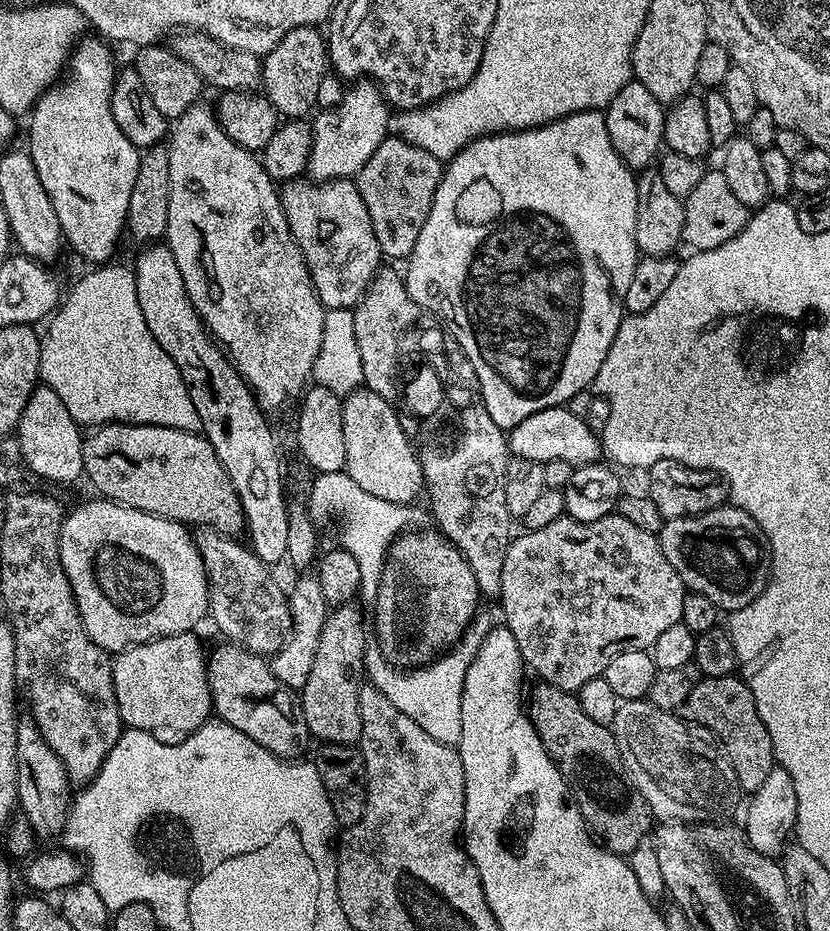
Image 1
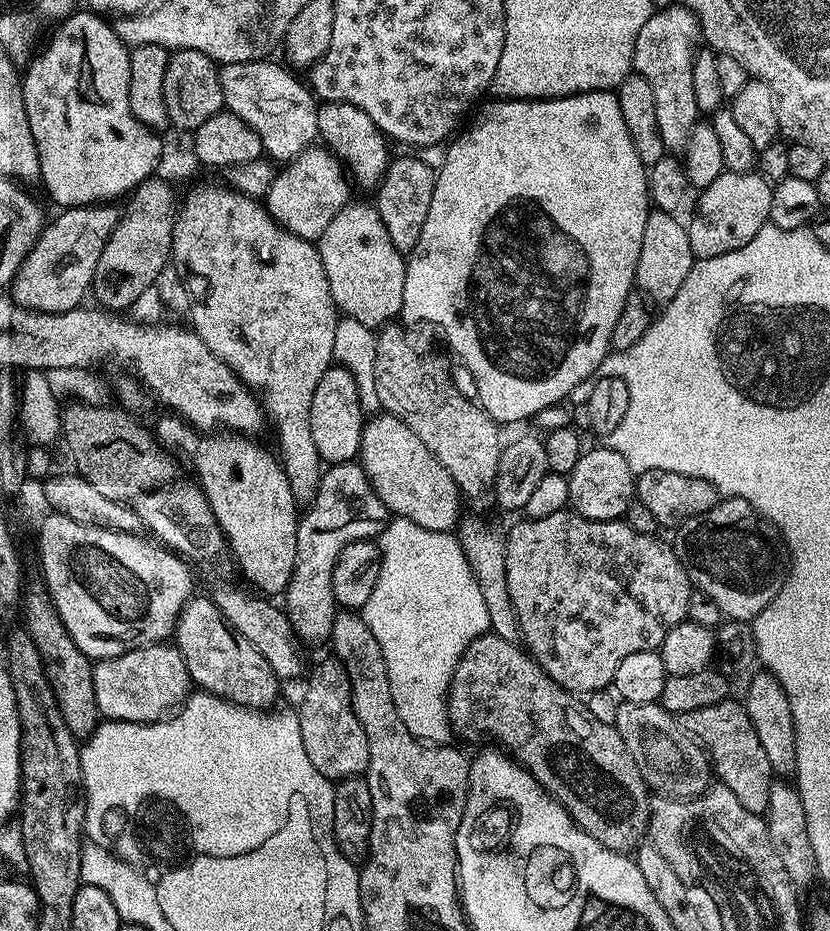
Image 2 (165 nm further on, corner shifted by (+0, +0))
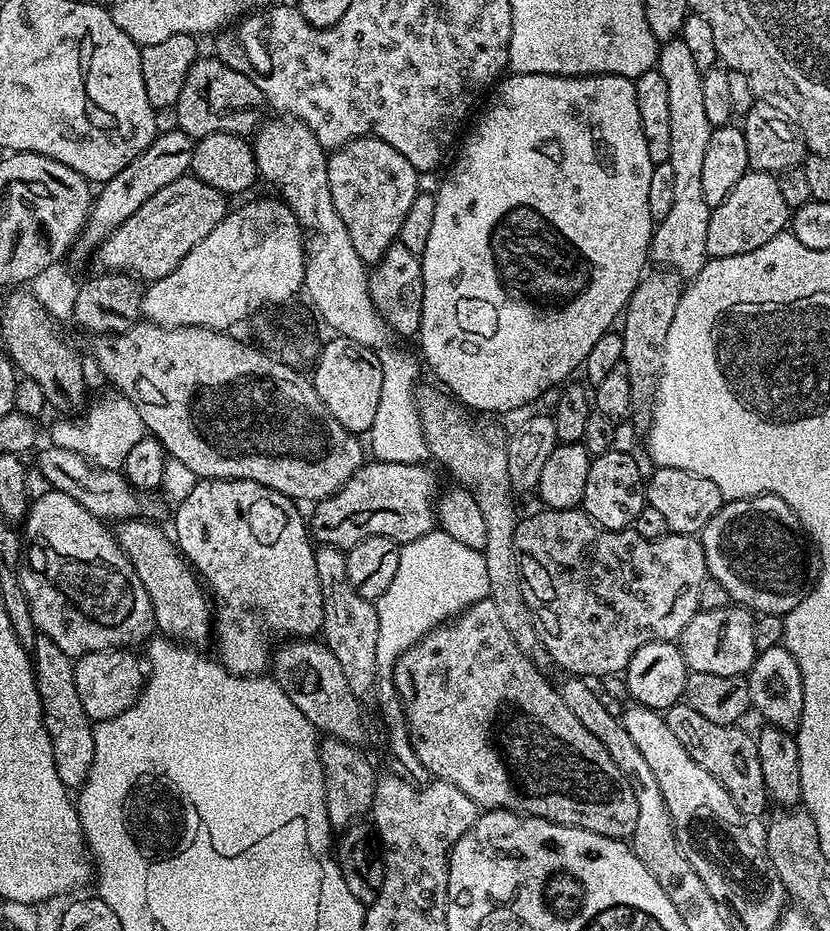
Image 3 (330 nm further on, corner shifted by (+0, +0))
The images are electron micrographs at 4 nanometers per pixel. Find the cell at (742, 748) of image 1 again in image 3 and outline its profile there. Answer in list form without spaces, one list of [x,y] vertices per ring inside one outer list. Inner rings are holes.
[[[686,702],[676,704],[663,713],[664,721],[670,726],[674,738],[686,746],[686,754],[706,770],[706,774],[714,774],[718,782],[734,798],[734,806],[742,810],[742,814],[763,817],[764,811],[770,808],[768,787],[762,778],[762,762],[758,754],[755,735],[750,731],[743,732],[743,727],[734,724],[710,722],[710,718],[702,718],[698,710],[694,710]]]

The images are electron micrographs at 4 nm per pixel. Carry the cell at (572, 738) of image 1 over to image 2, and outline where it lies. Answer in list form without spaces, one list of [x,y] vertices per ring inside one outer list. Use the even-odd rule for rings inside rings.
[[[485,634],[468,644],[467,650],[464,651],[464,655],[461,656],[458,666],[454,670],[452,681],[448,687],[448,718],[452,721],[453,729],[457,733],[476,731],[481,732],[484,736],[497,736],[501,744],[499,747],[512,760],[518,762],[521,768],[525,768],[544,787],[545,792],[549,796],[553,796],[571,814],[574,823],[586,834],[590,834],[590,838],[594,838],[602,846],[606,846],[615,852],[631,853],[645,839],[648,831],[650,789],[645,784],[642,774],[639,773],[639,768],[634,762],[634,755],[626,748],[626,743],[622,740],[622,736],[615,726],[606,722],[600,722],[594,718],[590,710],[581,701],[579,704],[576,700],[579,699],[573,693],[568,692],[565,688],[553,682],[519,643],[512,643],[493,634]]]

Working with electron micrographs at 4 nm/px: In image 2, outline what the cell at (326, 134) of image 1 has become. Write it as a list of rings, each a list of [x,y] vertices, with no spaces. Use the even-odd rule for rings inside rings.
[[[313,146],[308,148],[307,151],[303,152],[301,156],[296,157],[295,160],[287,163],[284,168],[275,173],[272,177],[272,184],[268,187],[268,194],[266,197],[266,209],[268,211],[268,215],[272,217],[273,220],[276,221],[277,224],[280,225],[281,228],[284,228],[287,232],[292,232],[295,236],[300,236],[304,240],[311,240],[313,242],[319,241],[320,236],[326,230],[326,226],[330,226],[330,222],[334,218],[334,214],[338,214],[344,208],[344,205],[349,203],[350,196],[348,196],[348,184],[350,188],[349,179],[346,177],[345,171],[342,169],[342,165],[339,160],[337,160],[331,152],[328,151],[327,148],[323,146]]]

